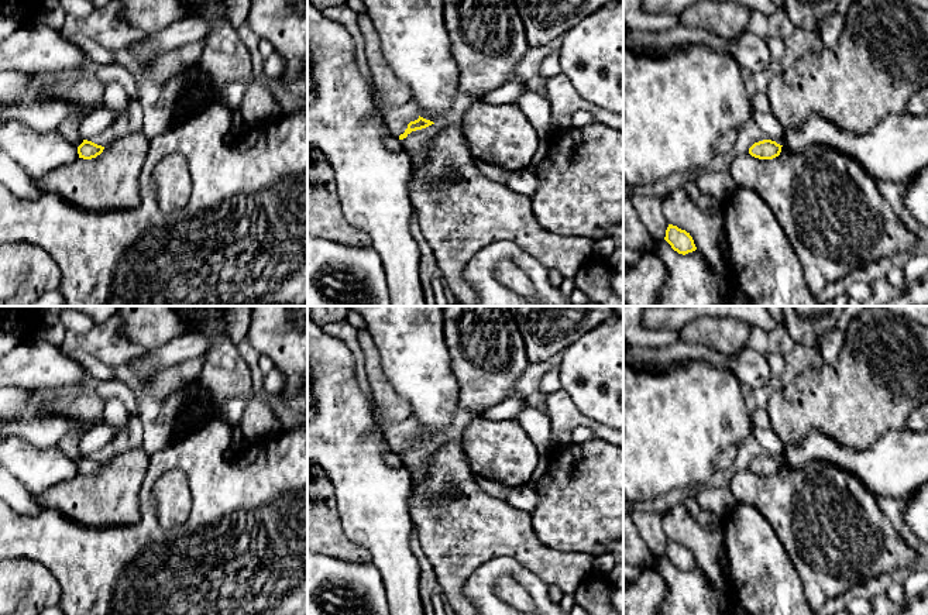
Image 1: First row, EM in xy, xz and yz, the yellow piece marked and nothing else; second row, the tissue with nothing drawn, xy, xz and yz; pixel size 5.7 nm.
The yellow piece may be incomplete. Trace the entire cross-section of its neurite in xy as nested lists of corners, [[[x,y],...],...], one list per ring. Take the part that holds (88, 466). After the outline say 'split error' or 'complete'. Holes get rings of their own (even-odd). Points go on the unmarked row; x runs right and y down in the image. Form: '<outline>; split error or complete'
[[[80,392],[78,395],[63,394],[58,399],[45,403],[37,416],[63,416],[79,420],[82,427],[69,430],[59,442],[59,447],[78,463],[79,474],[92,475],[100,471],[104,463],[83,456],[79,450],[82,433],[103,423],[104,401],[97,392]]]; split error

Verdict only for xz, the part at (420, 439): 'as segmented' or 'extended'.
extended

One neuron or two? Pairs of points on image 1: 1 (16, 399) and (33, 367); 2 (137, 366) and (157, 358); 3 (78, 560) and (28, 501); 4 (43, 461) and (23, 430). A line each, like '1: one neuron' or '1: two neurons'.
1: two neurons
2: one neuron
3: two neurons
4: two neurons

